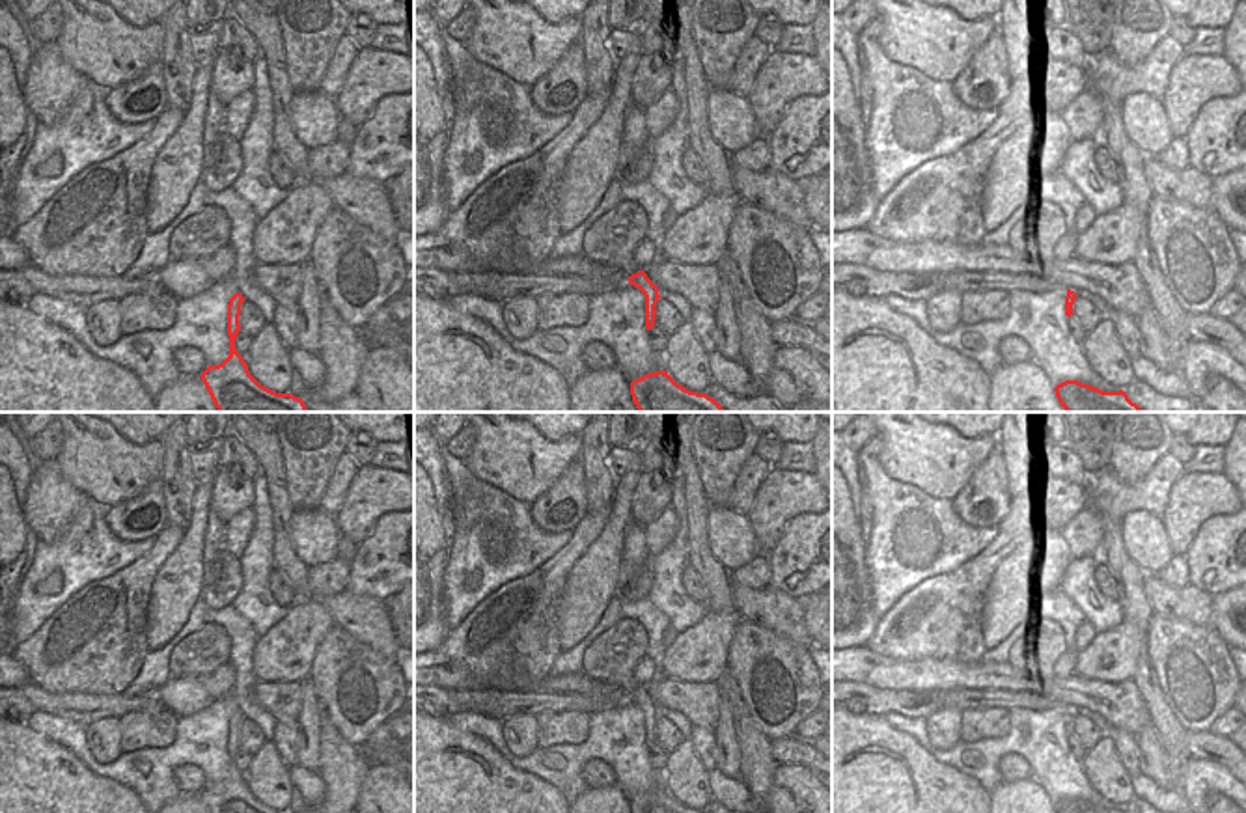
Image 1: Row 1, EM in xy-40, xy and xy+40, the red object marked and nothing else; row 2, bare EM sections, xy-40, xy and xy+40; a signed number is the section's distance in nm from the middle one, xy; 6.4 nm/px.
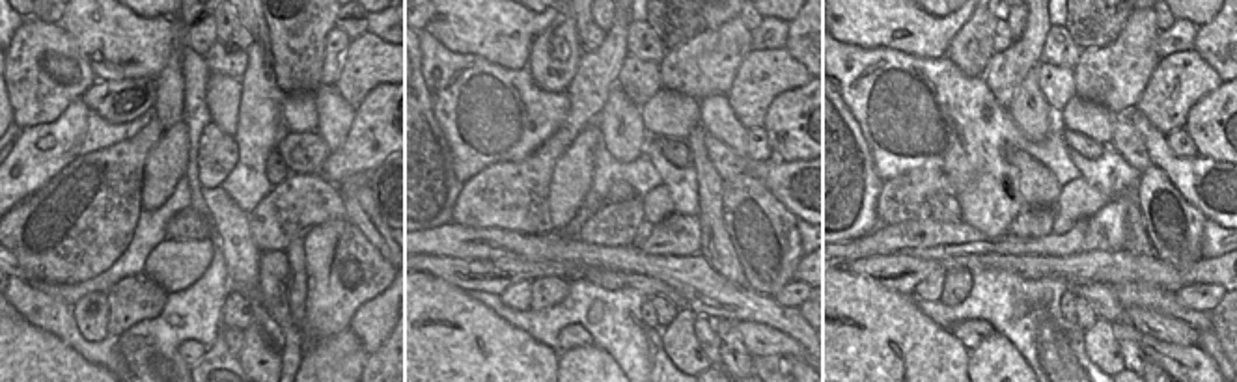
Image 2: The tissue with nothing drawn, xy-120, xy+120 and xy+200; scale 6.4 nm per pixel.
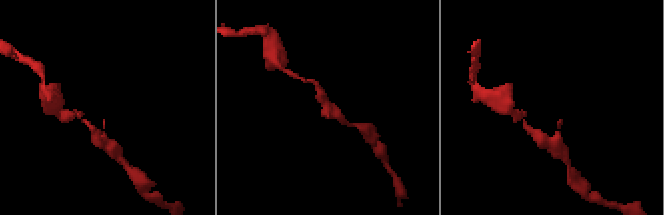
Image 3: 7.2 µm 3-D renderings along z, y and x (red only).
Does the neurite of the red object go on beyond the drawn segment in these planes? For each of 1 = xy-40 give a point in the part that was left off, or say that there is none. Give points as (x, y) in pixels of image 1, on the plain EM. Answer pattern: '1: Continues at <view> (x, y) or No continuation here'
1: No continuation here

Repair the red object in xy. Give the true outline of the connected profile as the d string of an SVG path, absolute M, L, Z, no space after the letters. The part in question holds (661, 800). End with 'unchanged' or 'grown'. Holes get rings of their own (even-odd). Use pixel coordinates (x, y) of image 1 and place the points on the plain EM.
M668 789L647 791L630 800L630 813L707 813L683 806Z; unchanged

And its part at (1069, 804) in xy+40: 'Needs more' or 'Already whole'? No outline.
Already whole

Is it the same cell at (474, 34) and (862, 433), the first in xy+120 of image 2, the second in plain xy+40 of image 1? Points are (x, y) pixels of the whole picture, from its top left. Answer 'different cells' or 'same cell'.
different cells

